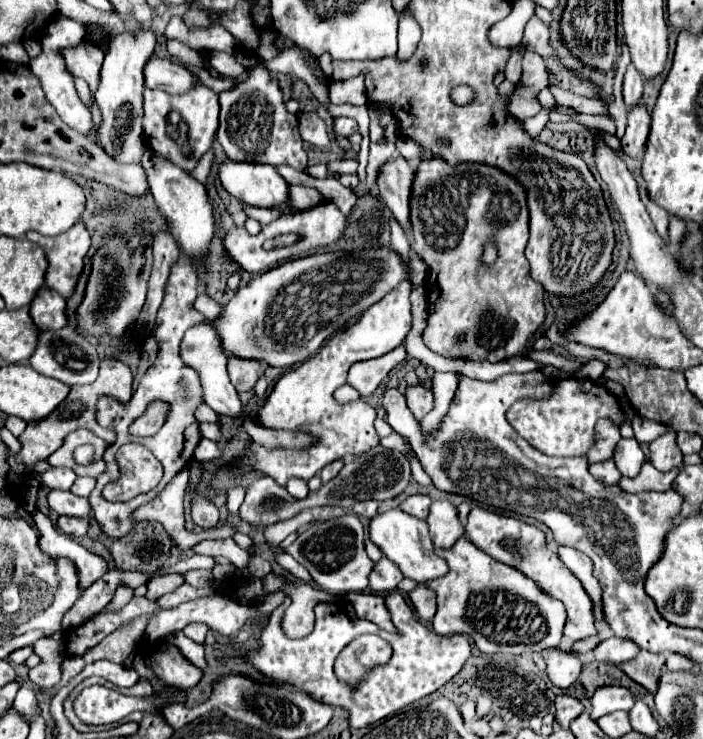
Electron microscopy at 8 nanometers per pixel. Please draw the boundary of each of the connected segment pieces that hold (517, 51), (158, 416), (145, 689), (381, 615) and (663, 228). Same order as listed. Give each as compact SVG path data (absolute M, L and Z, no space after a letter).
M523 46L513 48L511 60L507 62L507 72L505 72L505 78L509 78L513 84L515 84L515 82L519 82L519 78L521 78L521 58L523 58L523 52L525 52L525 48L523 48Z
M163 402L151 404L151 408L131 426L131 434L135 434L135 436L155 434L165 422L165 412L167 412L167 404L163 404Z
M139 678L139 682L135 684L135 686L131 686L131 688L127 688L127 694L131 694L131 696L143 697L147 696L147 694L151 694L153 691L153 686L147 682L147 678Z
M369 592L349 593L348 601L353 605L357 618L371 620L375 624L383 624L381 628L393 628L391 614L385 606L385 598L381 594L369 594Z
M645 186L639 188L639 194L641 194L641 200L643 200L643 204L645 204L645 208L647 208L647 212L649 212L651 220L653 220L653 224L655 224L655 228L657 228L657 232L659 232L659 234L663 236L663 240L667 242L667 240L669 240L669 236L667 236L669 214L667 214L665 210L661 210L659 206L655 206L655 204L649 200L649 194L647 194L647 188L645 188Z

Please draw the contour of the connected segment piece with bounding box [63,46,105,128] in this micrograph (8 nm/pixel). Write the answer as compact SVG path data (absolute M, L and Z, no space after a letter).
M75 46L75 48L67 48L67 52L63 56L65 56L67 70L73 76L79 76L89 84L93 124L95 124L95 128L99 128L101 112L99 112L97 104L95 104L95 92L97 92L97 86L99 86L99 70L101 70L105 54L97 46Z

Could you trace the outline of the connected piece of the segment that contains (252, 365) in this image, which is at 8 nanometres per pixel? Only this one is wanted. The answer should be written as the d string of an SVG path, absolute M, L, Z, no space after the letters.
M229 358L229 380L237 388L237 392L253 390L255 382L263 372L265 372L265 366L257 360Z

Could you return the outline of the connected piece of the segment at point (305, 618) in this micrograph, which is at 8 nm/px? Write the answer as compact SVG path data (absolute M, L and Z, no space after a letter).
M273 572L263 578L263 588L265 588L265 592L281 590L293 600L293 604L285 612L283 630L287 630L287 634L295 636L295 638L307 636L307 632L311 632L313 608L317 604L331 602L335 598L333 594L329 594L321 588L315 588L309 582L293 582L293 580L287 580L285 576L279 576Z

